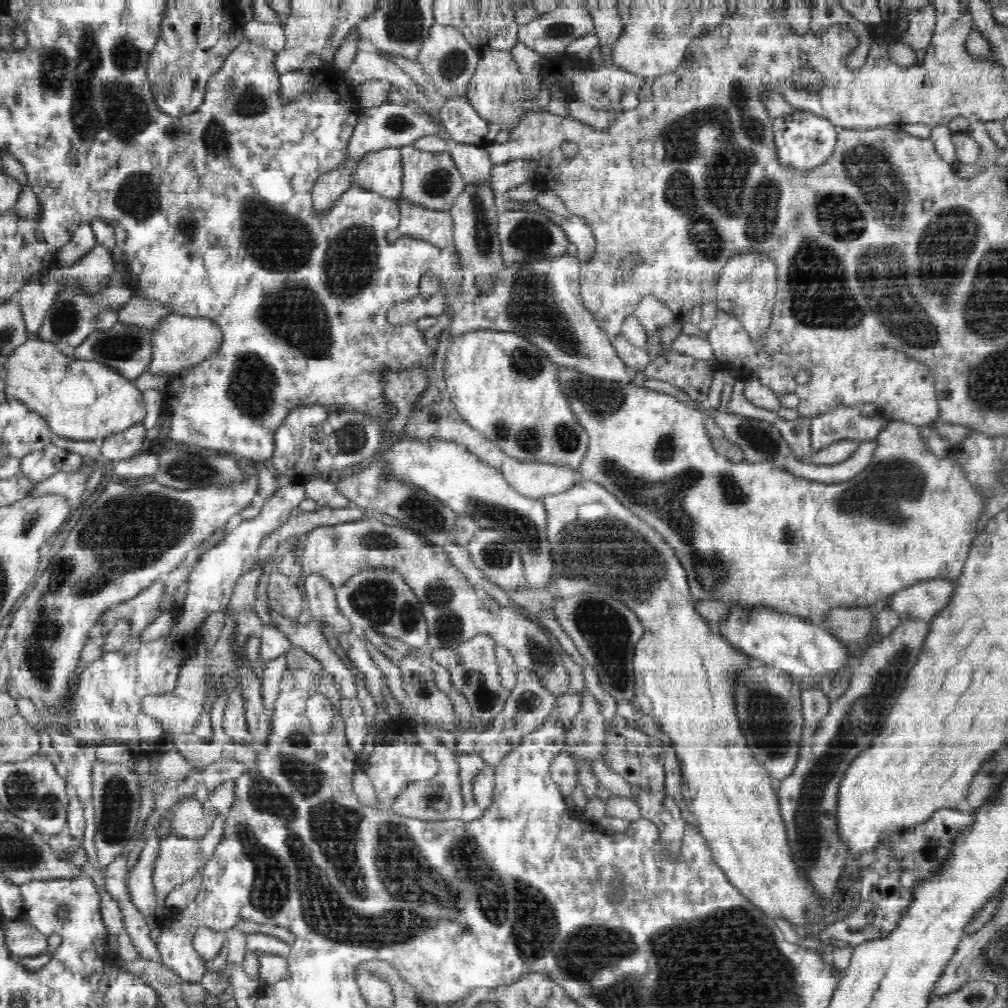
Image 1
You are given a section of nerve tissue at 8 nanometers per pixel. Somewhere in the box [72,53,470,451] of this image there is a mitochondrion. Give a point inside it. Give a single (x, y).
(295, 315)

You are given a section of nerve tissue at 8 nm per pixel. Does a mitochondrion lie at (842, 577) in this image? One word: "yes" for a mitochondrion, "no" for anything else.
no

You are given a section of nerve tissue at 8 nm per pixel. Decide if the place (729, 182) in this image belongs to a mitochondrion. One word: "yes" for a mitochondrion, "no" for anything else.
yes

